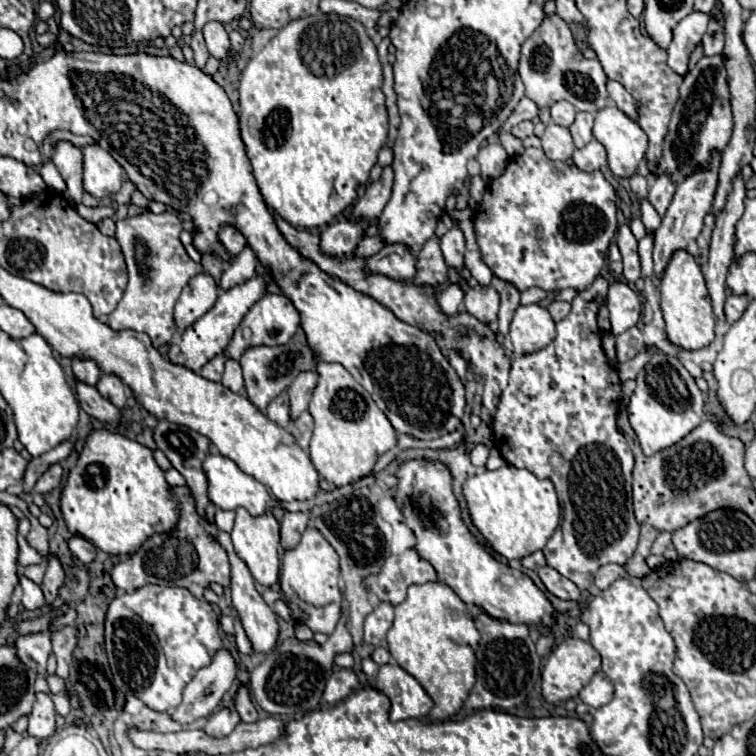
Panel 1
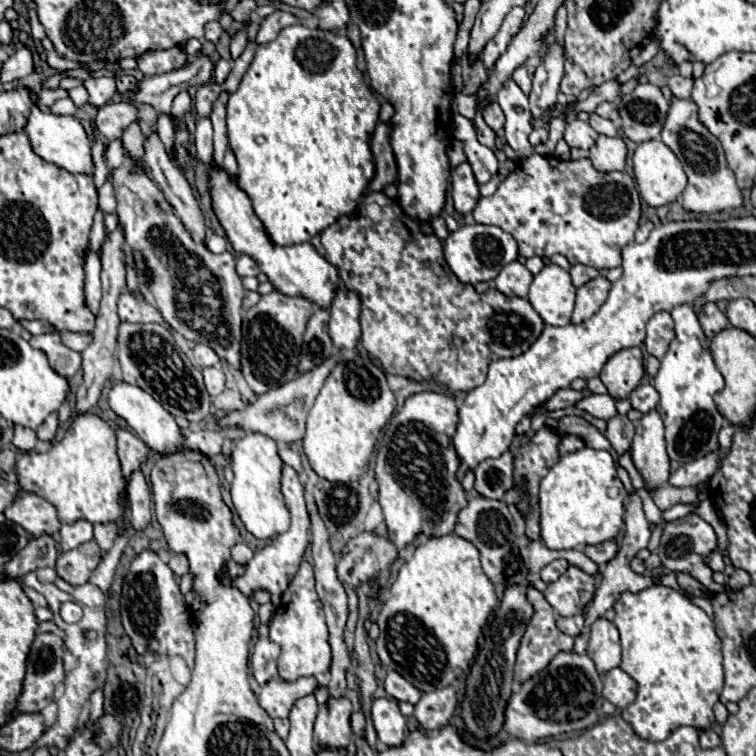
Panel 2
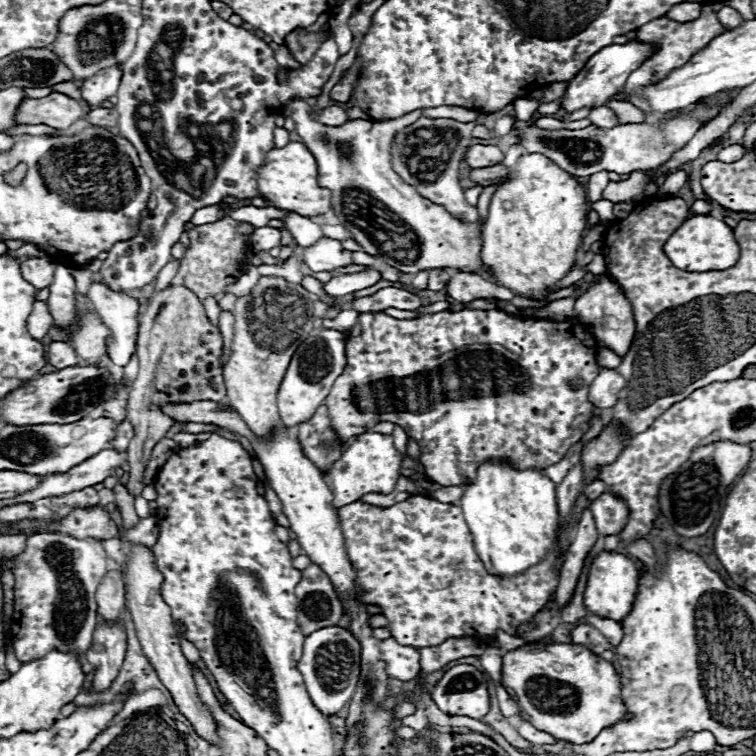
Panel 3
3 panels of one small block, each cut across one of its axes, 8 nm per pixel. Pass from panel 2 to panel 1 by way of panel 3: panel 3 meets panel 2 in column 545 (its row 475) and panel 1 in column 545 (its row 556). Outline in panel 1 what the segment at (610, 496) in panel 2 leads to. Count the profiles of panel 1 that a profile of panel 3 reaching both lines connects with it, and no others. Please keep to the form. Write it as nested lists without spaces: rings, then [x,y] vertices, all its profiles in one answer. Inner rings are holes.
[[[510,464],[468,478],[462,484],[462,494],[476,530],[488,540],[494,552],[508,560],[522,560],[542,550],[560,522],[560,506],[552,482],[538,480],[532,472],[518,470]]]

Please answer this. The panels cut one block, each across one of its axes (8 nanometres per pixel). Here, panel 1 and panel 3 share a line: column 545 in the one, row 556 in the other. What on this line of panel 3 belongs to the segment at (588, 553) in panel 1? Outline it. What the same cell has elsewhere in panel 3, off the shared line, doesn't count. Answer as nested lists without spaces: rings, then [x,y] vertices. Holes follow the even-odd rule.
[[[412,496],[394,506],[372,506],[362,500],[352,502],[338,510],[342,534],[346,542],[346,554],[354,568],[358,570],[358,584],[362,588],[362,600],[366,604],[380,606],[388,618],[388,628],[402,646],[428,648],[442,644],[446,638],[476,636],[486,642],[494,638],[494,632],[500,628],[508,634],[516,634],[516,626],[528,622],[546,602],[548,596],[558,586],[558,576],[554,574],[556,562],[556,538],[554,544],[540,564],[512,578],[498,578],[486,572],[482,566],[472,536],[466,522],[462,522],[462,510],[452,504],[442,504],[428,496]]]

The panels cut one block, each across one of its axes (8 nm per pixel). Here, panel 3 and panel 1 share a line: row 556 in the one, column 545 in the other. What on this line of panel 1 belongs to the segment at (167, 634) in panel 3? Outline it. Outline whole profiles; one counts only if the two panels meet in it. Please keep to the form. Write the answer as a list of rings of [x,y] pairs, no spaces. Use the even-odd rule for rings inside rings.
[[[548,124],[546,132],[542,136],[542,150],[550,160],[568,160],[572,156],[572,152],[576,150],[570,130],[558,124]]]

